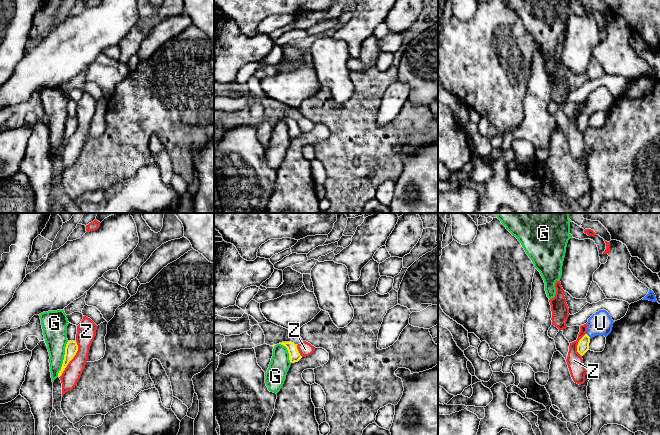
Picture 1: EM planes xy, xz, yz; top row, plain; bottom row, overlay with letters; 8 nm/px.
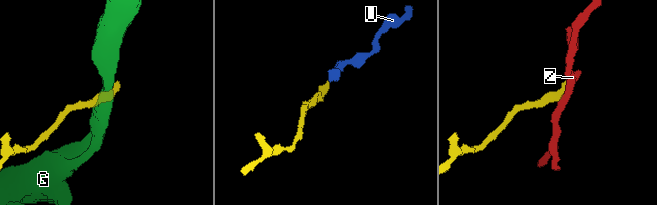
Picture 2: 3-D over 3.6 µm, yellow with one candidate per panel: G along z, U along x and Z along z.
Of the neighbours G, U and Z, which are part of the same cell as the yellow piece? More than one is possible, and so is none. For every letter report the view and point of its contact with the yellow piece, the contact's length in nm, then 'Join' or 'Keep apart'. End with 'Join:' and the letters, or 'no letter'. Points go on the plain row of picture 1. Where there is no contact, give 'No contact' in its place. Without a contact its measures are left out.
G: Touches yellow at xy (64, 135). Shared border 300 nm. Keep apart
U: Touches yellow at yz (588, 112). Shared border 60 nm. Join
Z: Touches yellow at xy (72, 134). Shared border 320 nm. Keep apart
Join: U

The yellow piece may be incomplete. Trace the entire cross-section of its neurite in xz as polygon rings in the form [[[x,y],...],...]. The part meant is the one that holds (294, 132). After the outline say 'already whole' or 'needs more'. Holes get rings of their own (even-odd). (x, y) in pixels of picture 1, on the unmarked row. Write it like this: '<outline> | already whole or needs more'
[[[282,118],[279,120],[285,122],[287,124],[288,129],[289,129],[289,136],[291,139],[298,138],[302,134],[302,132],[300,131],[300,129],[298,127],[297,121],[295,121],[294,119]]] | already whole

